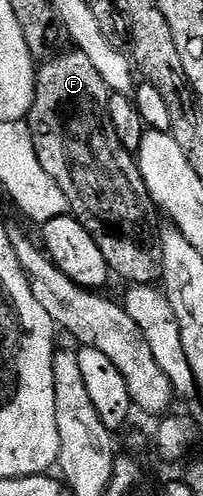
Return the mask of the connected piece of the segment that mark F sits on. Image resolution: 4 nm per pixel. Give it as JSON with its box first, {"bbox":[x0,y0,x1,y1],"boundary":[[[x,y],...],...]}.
{"bbox":[28,50,162,285],"boundary":[[[66,50],[47,60],[37,69],[34,82],[34,105],[28,117],[36,157],[45,173],[56,182],[70,203],[69,215],[92,234],[92,242],[100,246],[104,262],[108,262],[115,277],[127,280],[127,285],[157,285],[162,278],[162,246],[159,233],[154,233],[150,219],[156,216],[156,205],[150,199],[148,186],[138,169],[138,161],[116,138],[112,118],[108,114],[111,91],[100,78],[96,66],[88,62],[88,54]]]}

